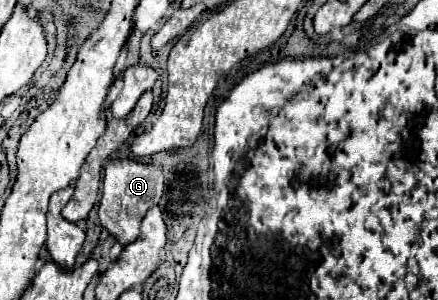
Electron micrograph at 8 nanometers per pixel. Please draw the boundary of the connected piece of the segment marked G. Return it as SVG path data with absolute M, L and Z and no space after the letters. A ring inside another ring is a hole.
M118 159L108 161L104 167L104 189L100 199L98 217L102 227L122 245L132 243L140 235L140 223L146 215L146 211L154 205L158 205L162 191L164 191L164 173L162 167L156 165L144 165L132 159Z

